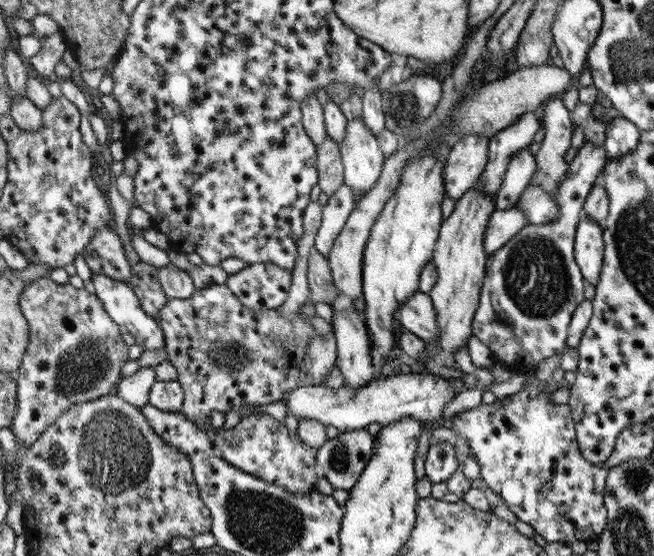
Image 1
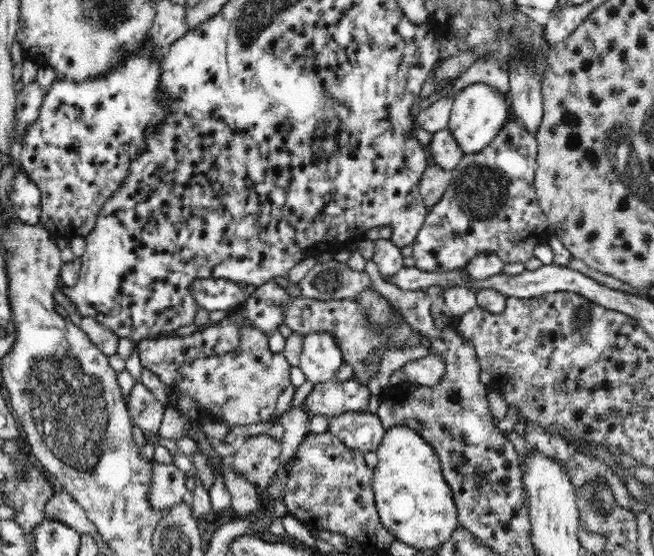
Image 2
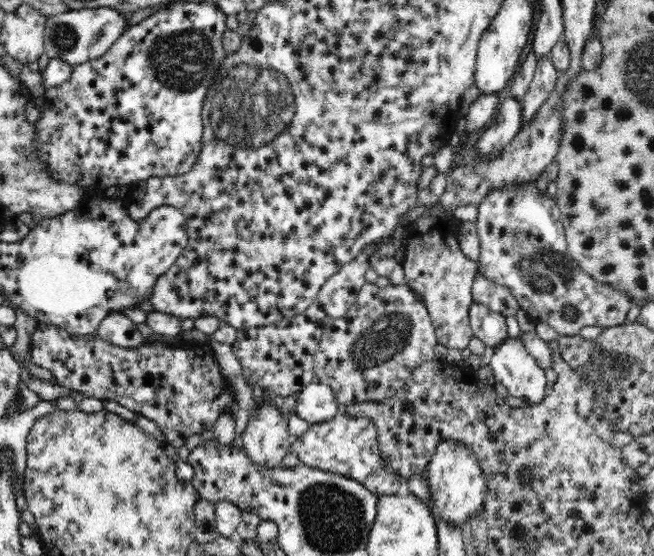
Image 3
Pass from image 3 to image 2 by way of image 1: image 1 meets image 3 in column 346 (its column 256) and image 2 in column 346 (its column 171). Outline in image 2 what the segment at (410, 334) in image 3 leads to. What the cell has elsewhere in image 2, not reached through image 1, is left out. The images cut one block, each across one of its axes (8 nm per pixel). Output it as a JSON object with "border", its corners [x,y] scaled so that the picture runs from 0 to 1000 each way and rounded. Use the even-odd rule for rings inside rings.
{"border":[[[465,532],[443,536],[440,543],[427,547],[427,554],[433,556],[433,570],[436,583],[453,599],[465,604],[474,601],[476,595],[506,595],[514,603],[515,613],[521,621],[526,651],[541,665],[538,683],[544,683],[552,691],[563,691],[569,678],[566,678],[566,662],[569,655],[581,651],[587,637],[587,626],[607,629],[619,628],[636,619],[642,619],[645,604],[641,597],[635,597],[619,577],[616,565],[602,554],[602,577],[606,586],[602,590],[587,590],[584,597],[573,597],[570,590],[561,586],[558,579],[558,561],[555,554],[540,538],[520,538],[488,541],[479,536],[468,536]],[[580,628],[573,638],[569,633]]]}

